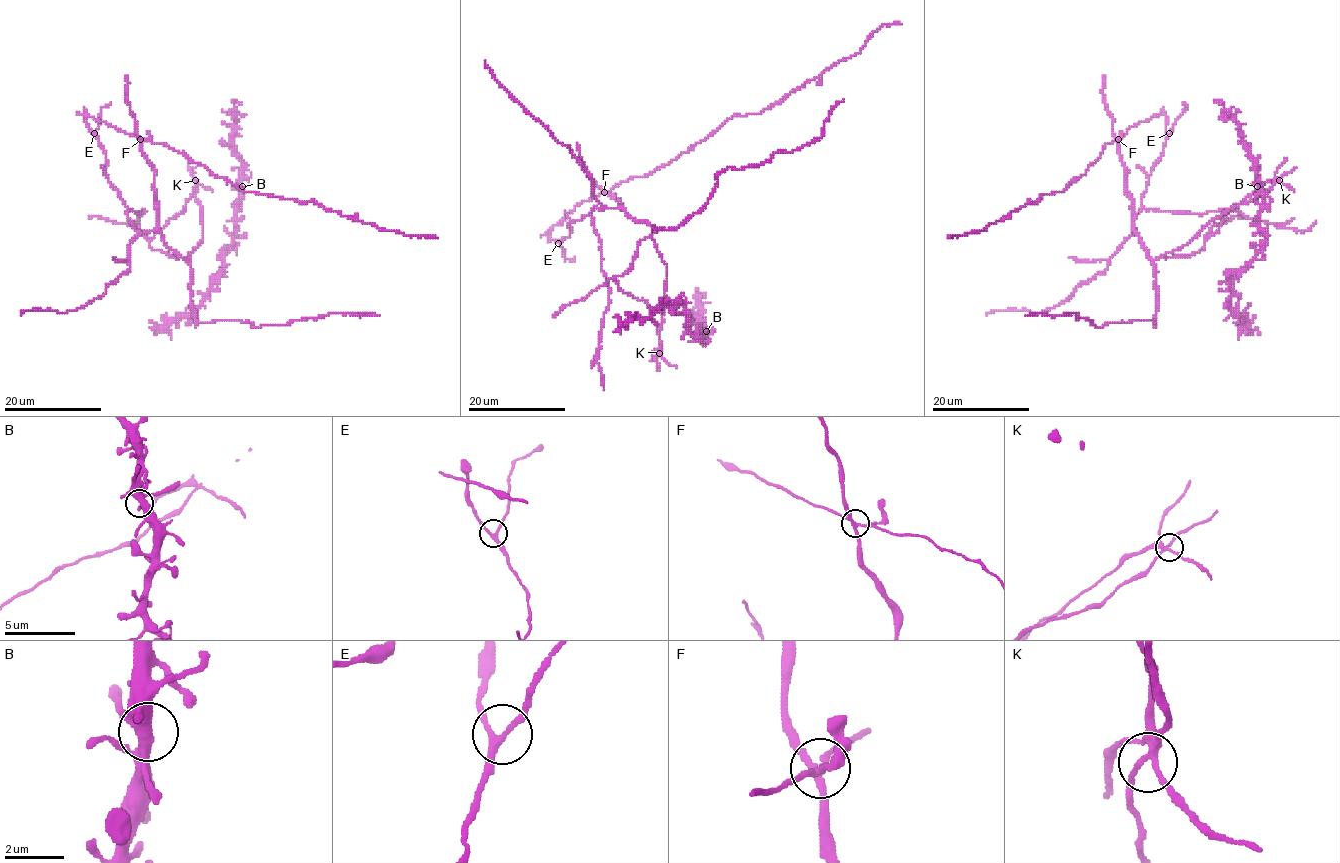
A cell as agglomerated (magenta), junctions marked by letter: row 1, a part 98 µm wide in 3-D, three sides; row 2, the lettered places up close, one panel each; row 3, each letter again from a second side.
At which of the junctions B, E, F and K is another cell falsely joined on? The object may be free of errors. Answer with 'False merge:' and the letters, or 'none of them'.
False merge: F

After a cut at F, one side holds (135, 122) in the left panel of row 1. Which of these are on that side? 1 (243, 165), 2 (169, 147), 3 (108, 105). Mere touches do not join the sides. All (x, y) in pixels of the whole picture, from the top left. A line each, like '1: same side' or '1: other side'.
1: same side
2: other side
3: same side

